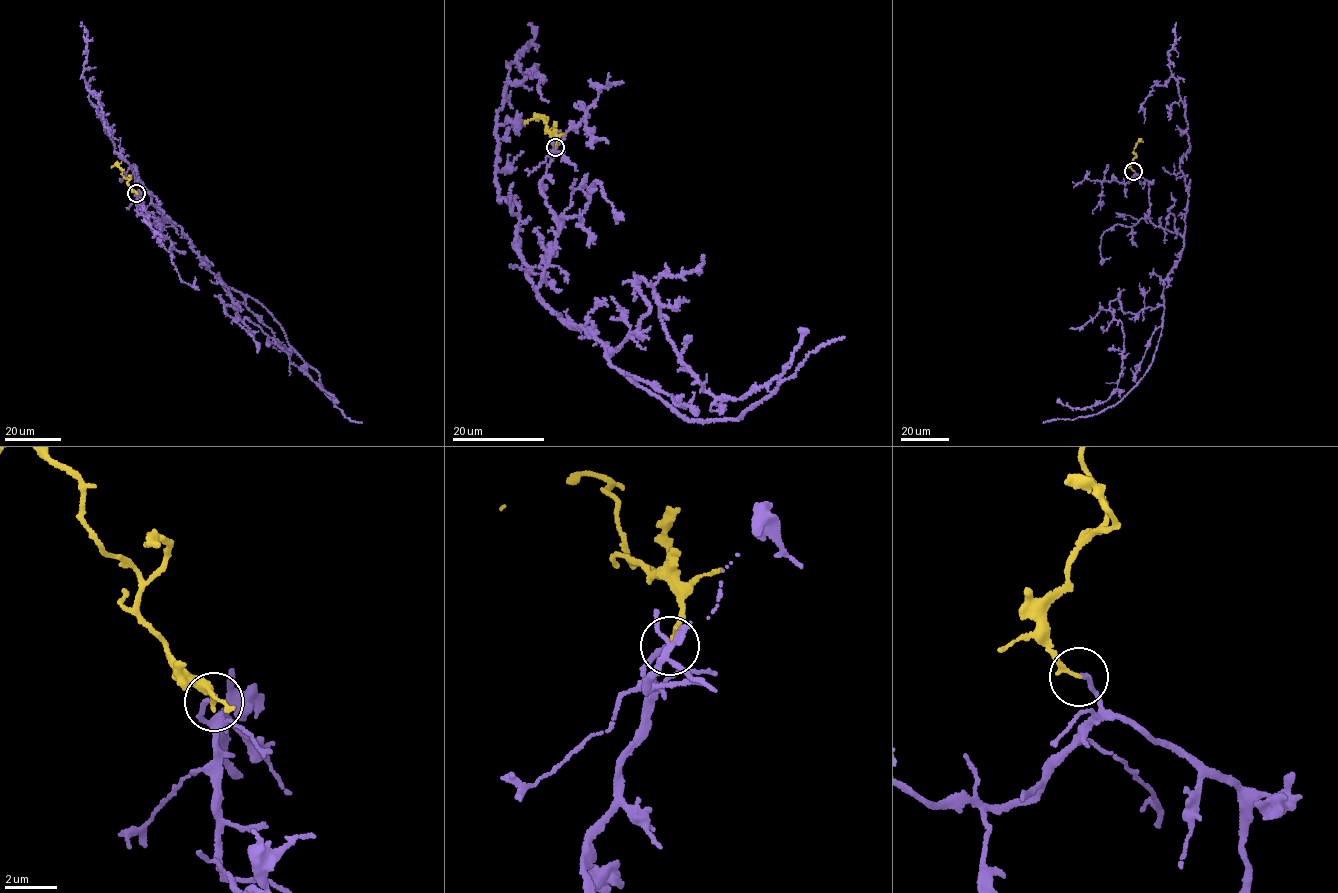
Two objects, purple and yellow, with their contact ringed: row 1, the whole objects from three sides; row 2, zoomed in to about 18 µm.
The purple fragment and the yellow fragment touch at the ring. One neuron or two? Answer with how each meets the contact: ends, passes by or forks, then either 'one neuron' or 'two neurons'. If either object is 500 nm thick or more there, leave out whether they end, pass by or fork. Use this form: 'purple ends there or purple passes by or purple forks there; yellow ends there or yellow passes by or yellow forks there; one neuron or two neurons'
purple ends there; yellow ends there; one neuron

